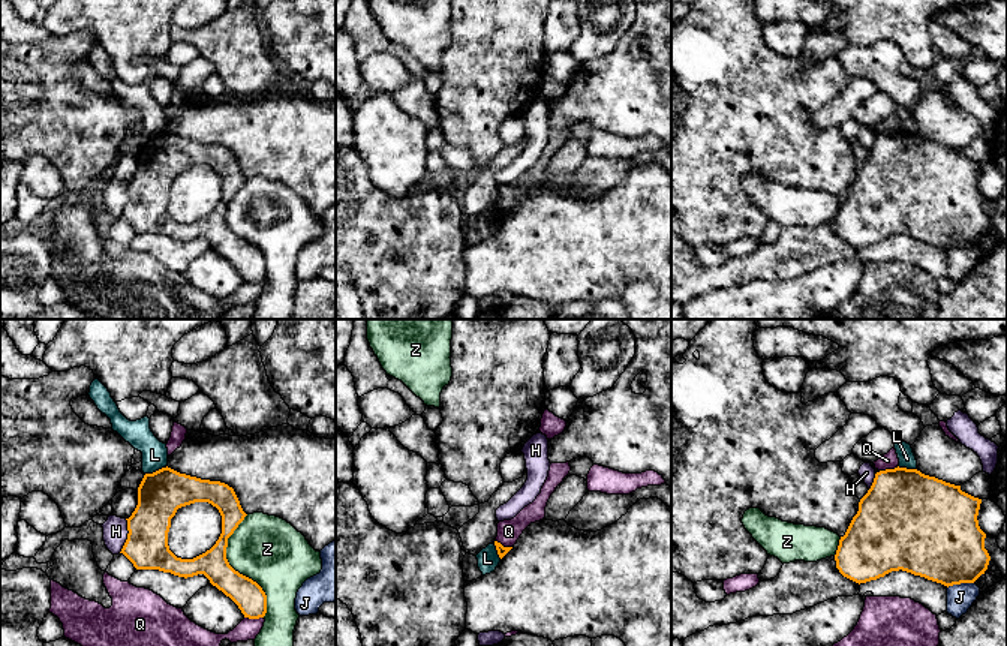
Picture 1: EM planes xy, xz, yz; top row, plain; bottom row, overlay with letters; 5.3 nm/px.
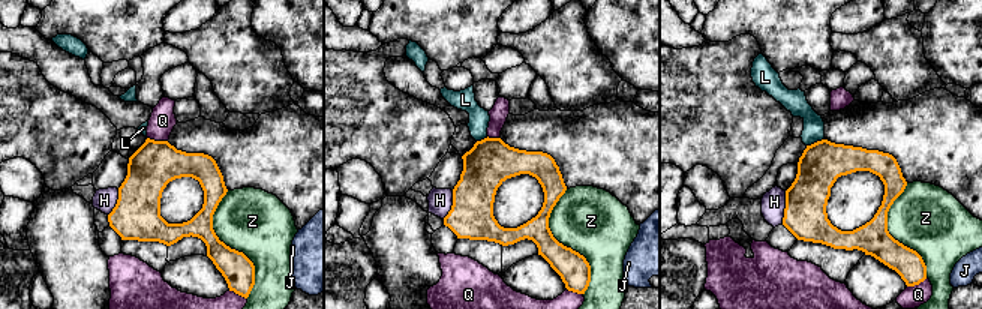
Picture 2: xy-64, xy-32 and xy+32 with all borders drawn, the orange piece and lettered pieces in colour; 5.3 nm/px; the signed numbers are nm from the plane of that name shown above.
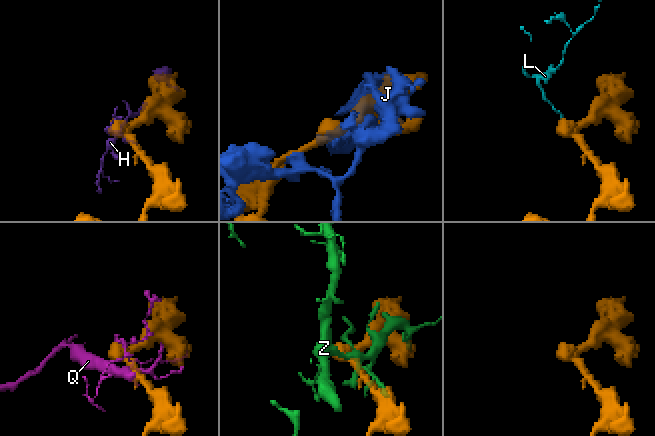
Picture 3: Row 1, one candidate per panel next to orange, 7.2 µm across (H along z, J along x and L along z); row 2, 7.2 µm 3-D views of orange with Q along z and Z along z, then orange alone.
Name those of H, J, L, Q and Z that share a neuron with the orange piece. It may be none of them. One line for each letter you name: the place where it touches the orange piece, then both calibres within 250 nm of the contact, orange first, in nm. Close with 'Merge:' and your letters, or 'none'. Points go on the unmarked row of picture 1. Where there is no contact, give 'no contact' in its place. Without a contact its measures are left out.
Merge: none

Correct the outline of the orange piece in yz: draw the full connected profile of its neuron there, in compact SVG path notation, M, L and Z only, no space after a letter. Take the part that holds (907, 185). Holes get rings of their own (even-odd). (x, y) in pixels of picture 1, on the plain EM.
M898 130L880 135L839 204L836 232L859 249L899 234L947 252L974 247L985 238L991 225L985 213L986 198L977 184L980 168L982 163L962 156L961 150L925 139L917 133Z

